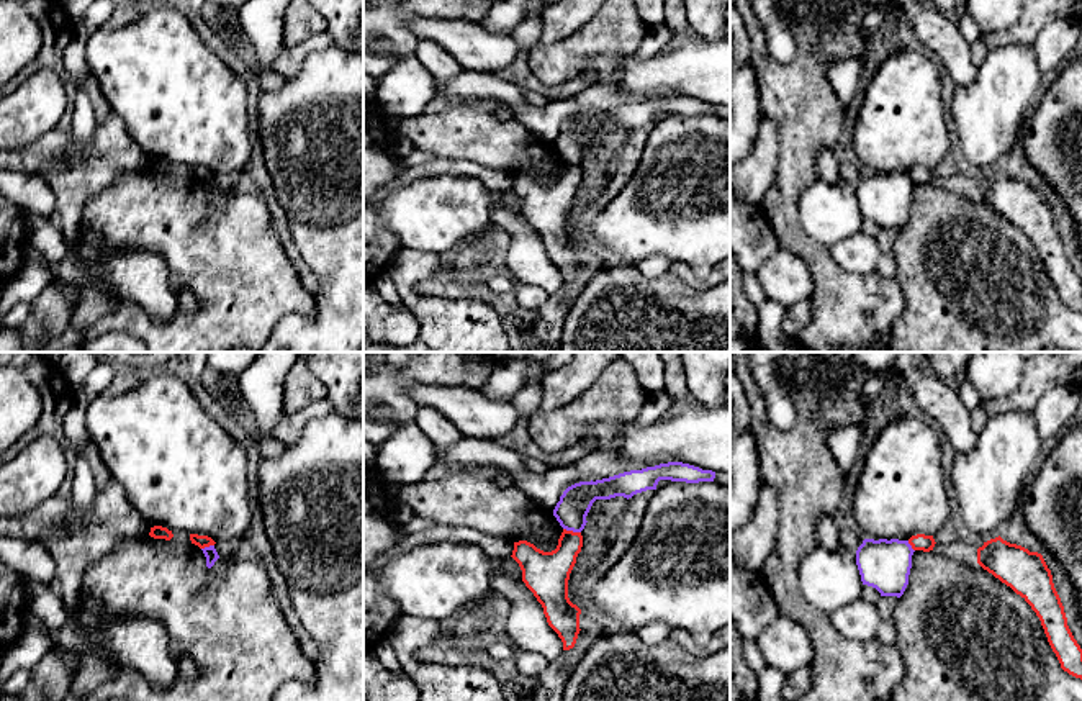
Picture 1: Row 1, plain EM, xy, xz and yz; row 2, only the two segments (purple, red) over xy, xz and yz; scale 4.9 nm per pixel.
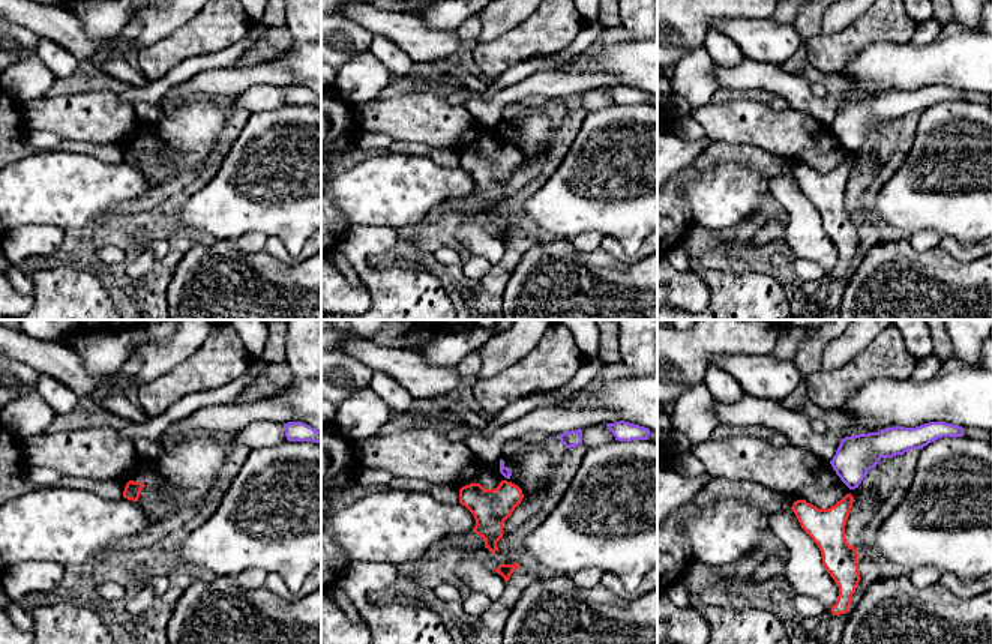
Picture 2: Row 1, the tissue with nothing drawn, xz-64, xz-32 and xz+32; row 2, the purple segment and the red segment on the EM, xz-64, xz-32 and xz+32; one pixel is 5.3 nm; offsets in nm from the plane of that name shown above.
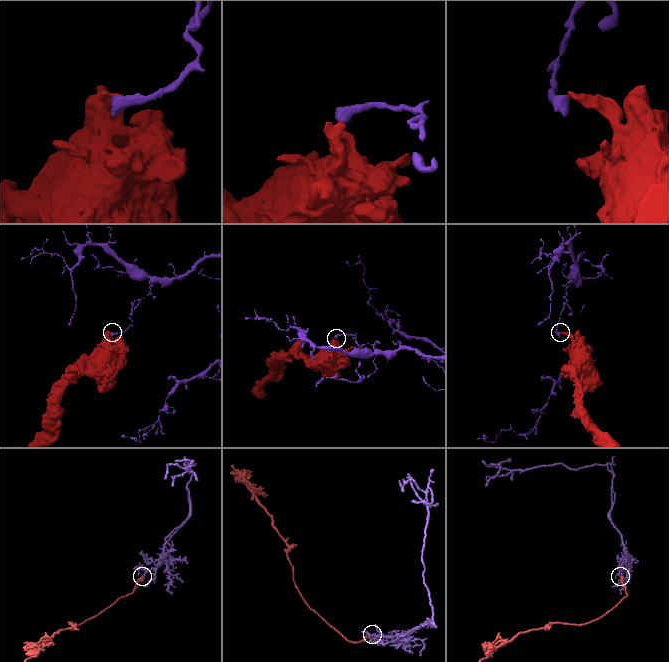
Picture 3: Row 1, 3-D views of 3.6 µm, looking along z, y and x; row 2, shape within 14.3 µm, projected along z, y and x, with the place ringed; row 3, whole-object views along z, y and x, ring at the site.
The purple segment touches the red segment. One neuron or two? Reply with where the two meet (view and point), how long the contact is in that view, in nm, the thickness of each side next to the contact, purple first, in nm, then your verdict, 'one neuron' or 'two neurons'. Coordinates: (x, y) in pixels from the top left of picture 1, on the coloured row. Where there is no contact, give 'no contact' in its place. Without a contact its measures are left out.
xz (572, 529) | 90 nm | 160/220 nm | two neurons

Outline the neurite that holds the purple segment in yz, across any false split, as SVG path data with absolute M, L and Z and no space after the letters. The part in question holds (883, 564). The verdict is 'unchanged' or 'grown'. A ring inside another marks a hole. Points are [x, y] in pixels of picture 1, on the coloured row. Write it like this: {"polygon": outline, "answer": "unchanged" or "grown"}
{"polygon": "M864 539L856 550L856 565L858 565L863 585L876 588L881 593L881 596L900 598L908 585L913 552L915 550L908 544L908 540Z", "answer": "unchanged"}

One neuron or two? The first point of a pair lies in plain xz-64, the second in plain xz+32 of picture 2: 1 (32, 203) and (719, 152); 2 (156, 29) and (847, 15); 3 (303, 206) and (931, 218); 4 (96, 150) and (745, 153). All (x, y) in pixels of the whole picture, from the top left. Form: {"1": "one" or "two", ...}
{"1": "two", "2": "one", "3": "one", "4": "one"}

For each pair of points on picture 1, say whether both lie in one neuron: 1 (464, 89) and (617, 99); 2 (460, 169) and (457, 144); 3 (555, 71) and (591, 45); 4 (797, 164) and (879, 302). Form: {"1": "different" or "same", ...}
{"1": "same", "2": "different", "3": "same", "4": "same"}

